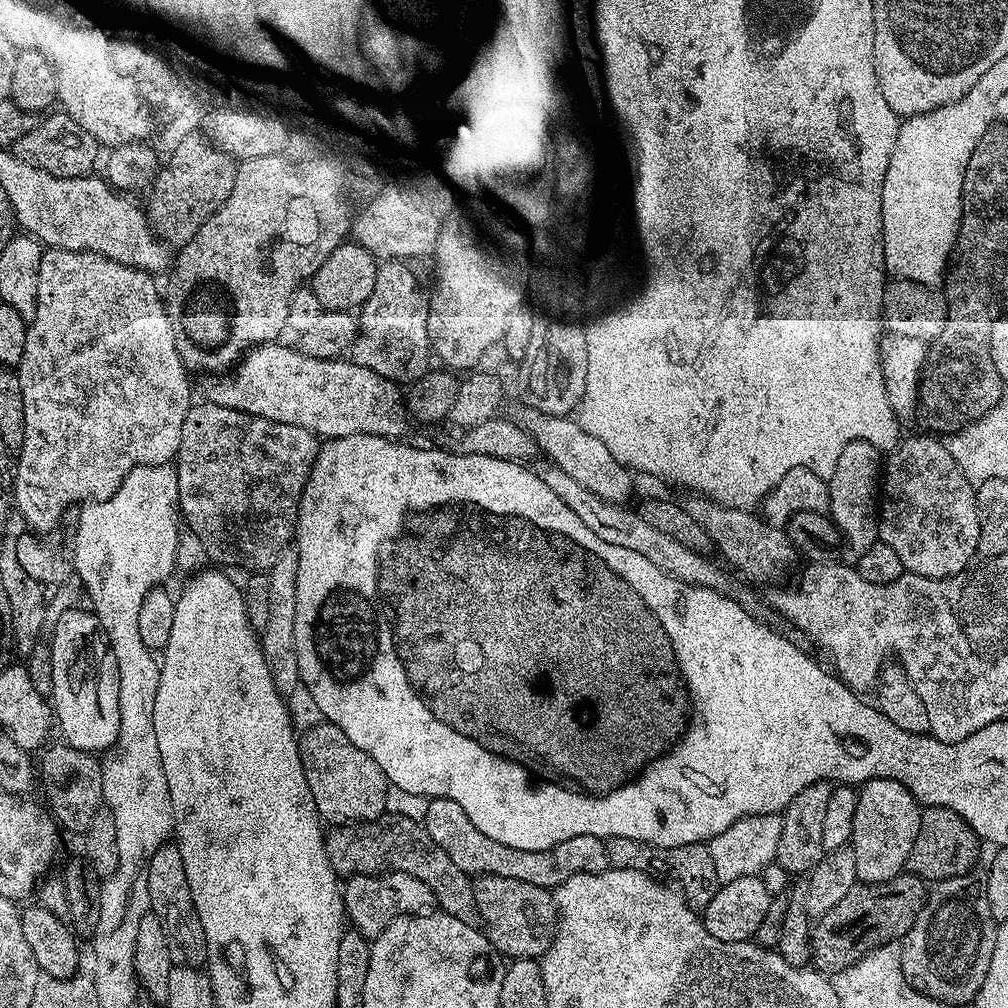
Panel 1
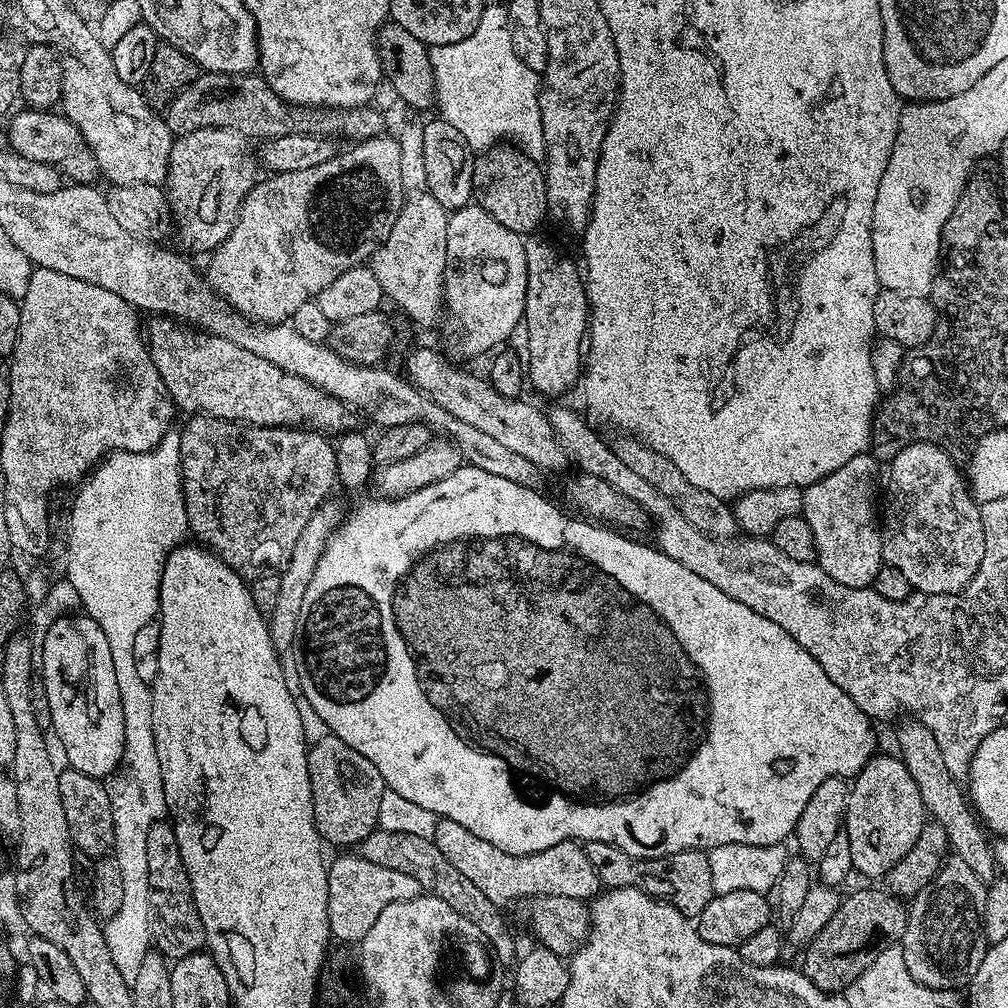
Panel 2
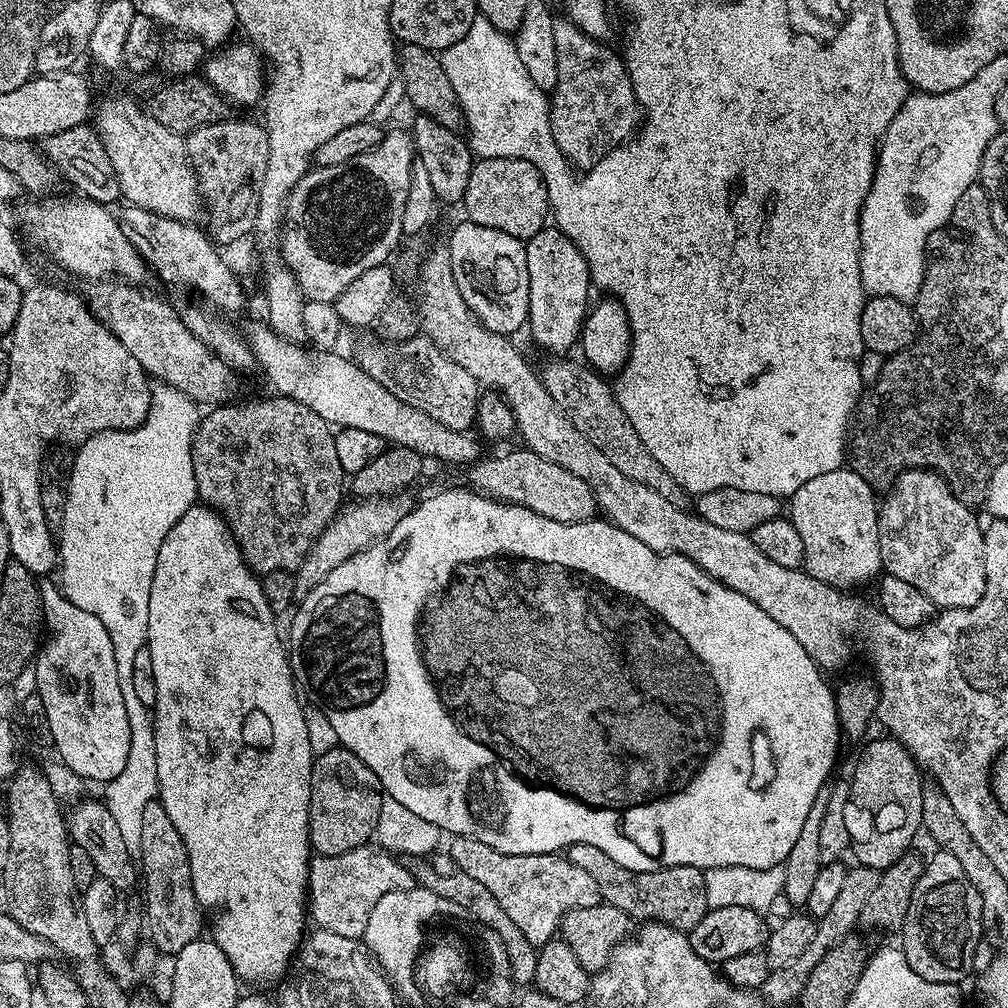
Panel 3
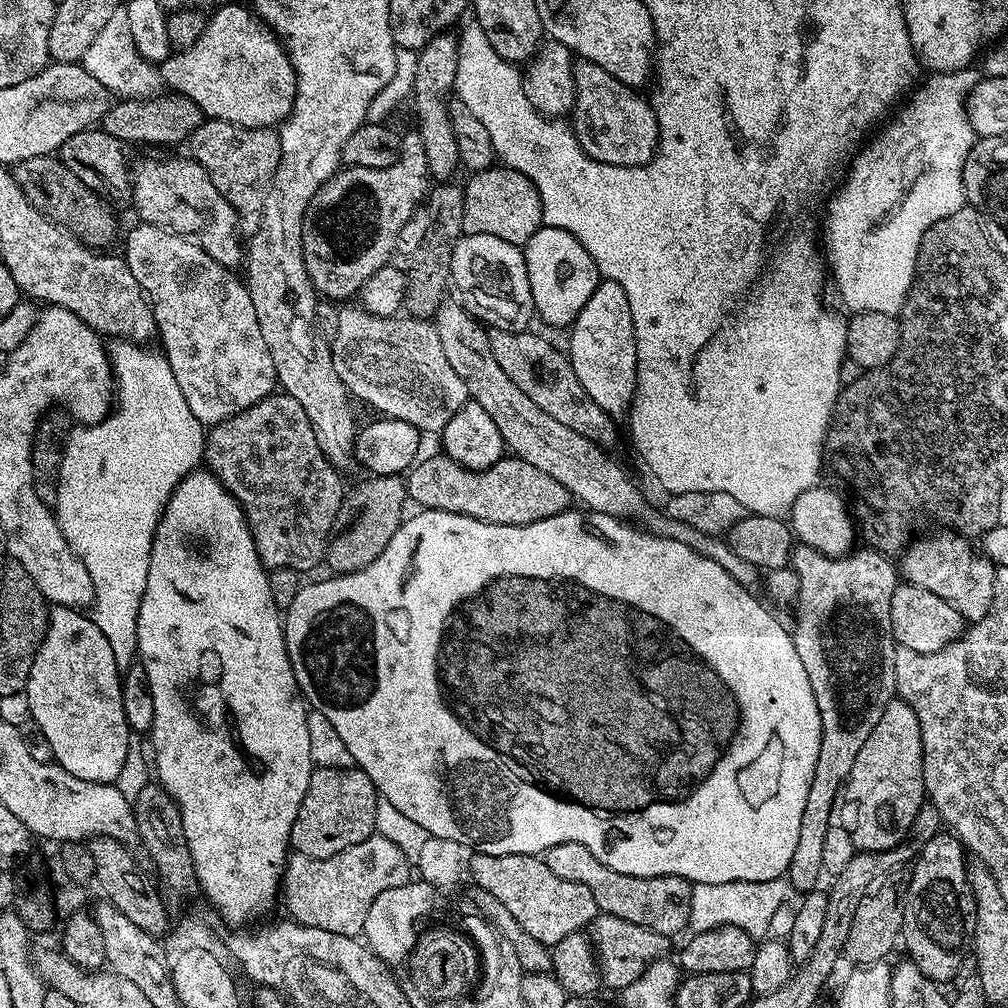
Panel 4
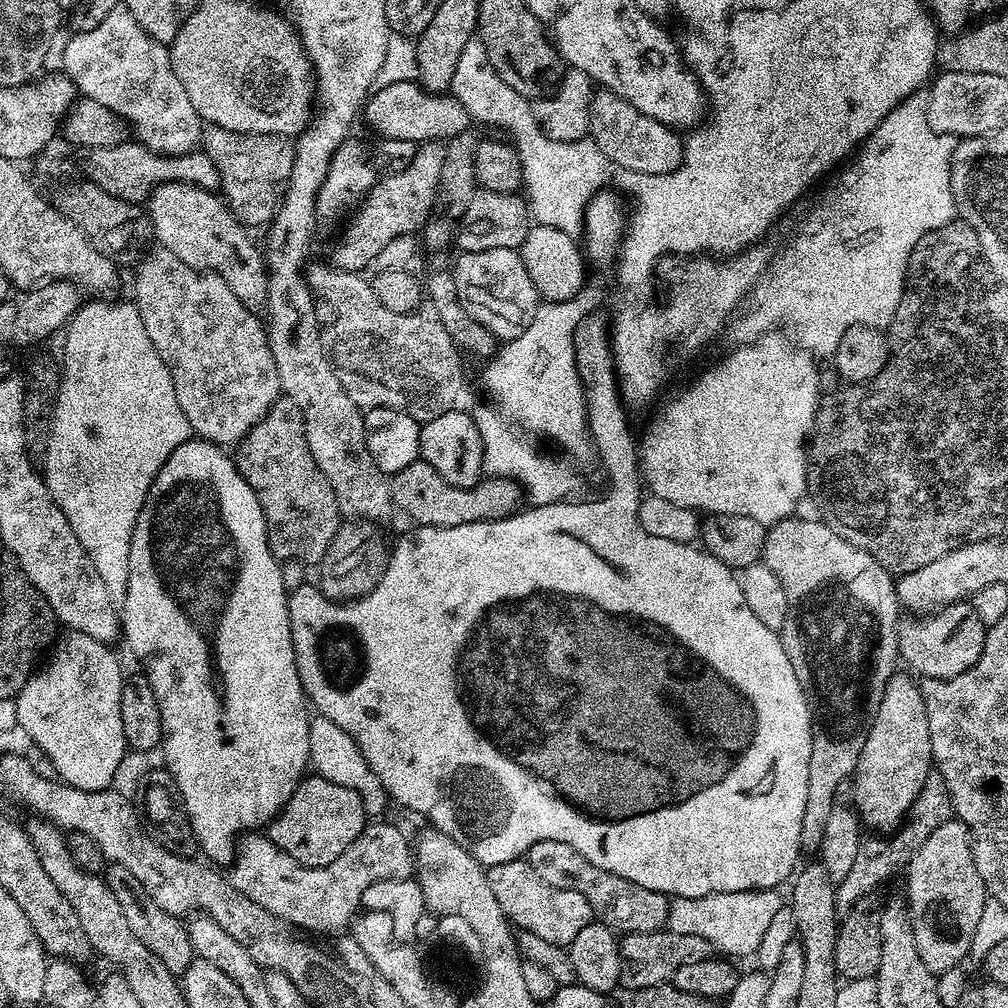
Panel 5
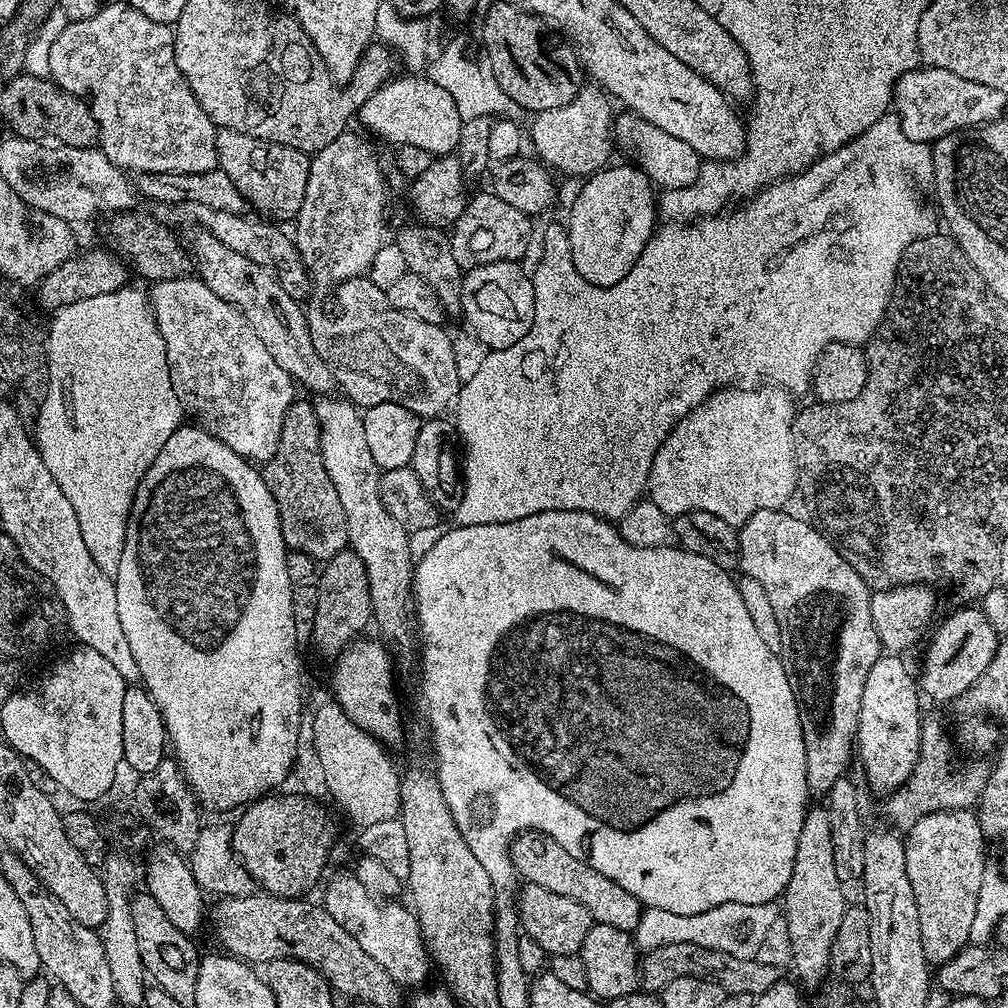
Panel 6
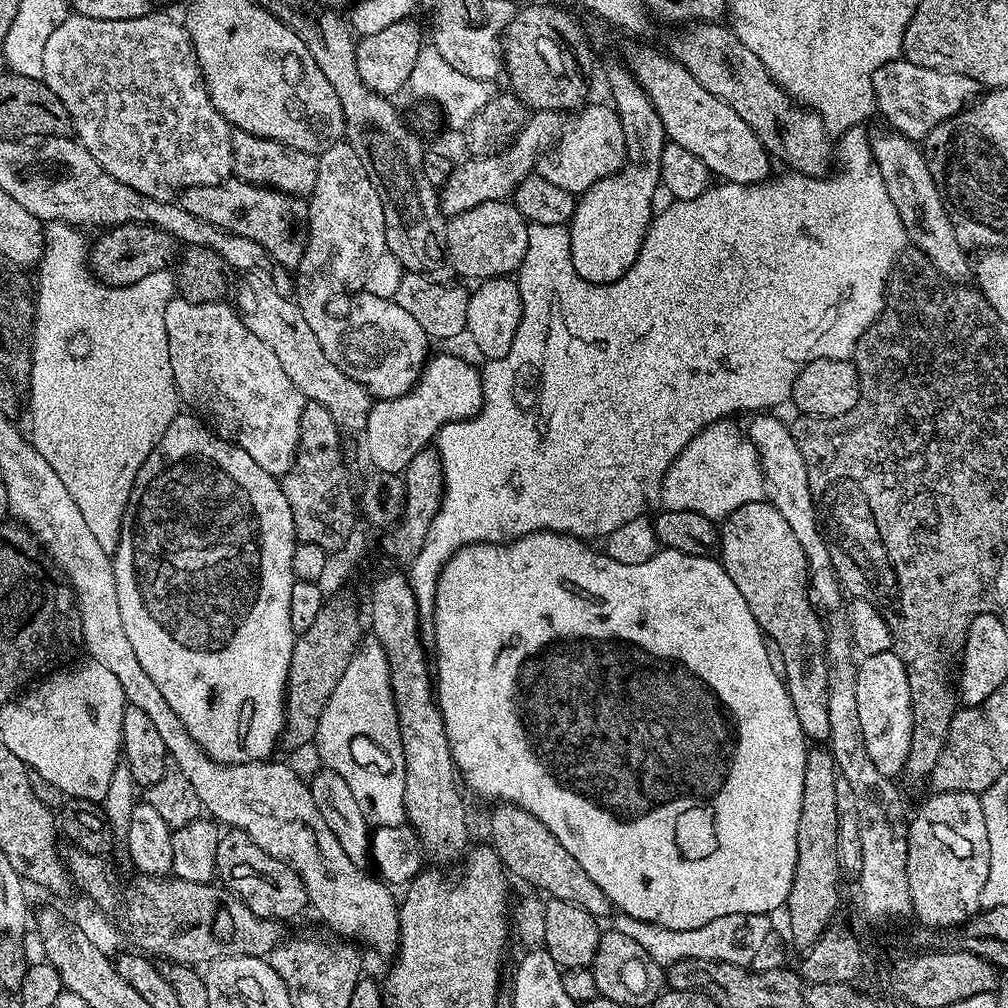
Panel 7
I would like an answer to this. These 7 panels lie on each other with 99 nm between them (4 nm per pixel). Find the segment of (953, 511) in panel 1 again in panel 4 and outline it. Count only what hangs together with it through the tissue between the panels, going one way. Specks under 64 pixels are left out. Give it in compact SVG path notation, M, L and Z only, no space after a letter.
M951 530L936 531L940 532L932 532L929 536L917 535L903 549L899 557L901 560L898 560L899 575L907 583L922 586L922 590L930 590L930 594L938 594L938 598L950 602L950 606L954 606L965 621L986 618L994 598L996 565L977 549L977 553L972 549L973 541L969 537Z

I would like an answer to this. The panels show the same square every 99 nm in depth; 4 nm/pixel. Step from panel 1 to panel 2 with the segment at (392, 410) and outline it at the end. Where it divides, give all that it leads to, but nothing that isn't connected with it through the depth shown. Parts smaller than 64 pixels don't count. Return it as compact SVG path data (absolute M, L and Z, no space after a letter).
M157 315L155 318L149 319L146 324L146 339L148 341L148 353L152 355L154 366L158 366L158 372L162 374L162 380L166 386L168 393L172 396L172 403L177 409L180 408L184 414L195 414L198 416L213 416L219 420L234 420L238 424L251 424L254 428L302 428L311 430L321 434L343 434L349 430L355 429L357 413L348 405L344 404L338 398L334 398L330 394L326 394L321 388L315 388L310 382L306 382L302 378L298 378L294 374L290 374L286 370L282 370L278 366L274 366L274 362L266 362L266 358L258 358L258 354L254 354L250 350L242 350L242 346L238 346L234 342L230 342L221 336L209 336L208 333L199 330L193 330L191 327L185 326L183 323L177 322L175 319L167 316Z

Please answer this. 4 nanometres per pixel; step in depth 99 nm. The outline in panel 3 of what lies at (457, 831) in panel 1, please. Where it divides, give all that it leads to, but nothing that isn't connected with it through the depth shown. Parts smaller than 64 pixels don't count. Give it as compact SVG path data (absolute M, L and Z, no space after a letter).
M452 836L446 853L459 871L470 874L474 882L486 886L494 894L498 906L518 925L518 930L530 938L534 945L548 943L557 935L560 920L570 910L601 903L598 882L586 874L586 870L574 866L567 855L546 854L502 854L486 842L478 842L476 836Z

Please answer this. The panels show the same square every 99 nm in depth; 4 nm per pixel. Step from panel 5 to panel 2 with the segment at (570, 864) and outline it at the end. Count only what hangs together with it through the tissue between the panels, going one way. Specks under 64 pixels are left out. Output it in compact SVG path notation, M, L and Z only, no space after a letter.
M590 840L584 844L584 849L586 856L590 858L590 864L594 866L594 872L598 874L600 883L605 889L640 888L649 896L655 896L657 900L668 901L683 916L689 918L700 917L702 910L706 910L706 906L716 895L714 881L710 878L707 851L686 850L653 860L638 860L636 857L626 854L626 850L622 850L610 842Z

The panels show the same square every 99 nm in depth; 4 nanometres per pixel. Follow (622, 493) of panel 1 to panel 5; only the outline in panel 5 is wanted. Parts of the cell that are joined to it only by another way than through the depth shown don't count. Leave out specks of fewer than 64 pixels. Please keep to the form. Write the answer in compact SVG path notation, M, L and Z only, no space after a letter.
M312 262L307 265L308 289L317 301L327 304L332 310L333 322L329 329L332 338L329 334L326 351L328 361L332 363L346 394L354 398L361 410L395 408L419 422L433 420L438 418L438 414L453 411L464 392L464 372L455 360L458 355L456 343L450 334L446 334L440 321L425 314L393 314L382 306L382 302L378 302L371 283L363 280L365 277L361 273L343 272L338 267L325 264Z

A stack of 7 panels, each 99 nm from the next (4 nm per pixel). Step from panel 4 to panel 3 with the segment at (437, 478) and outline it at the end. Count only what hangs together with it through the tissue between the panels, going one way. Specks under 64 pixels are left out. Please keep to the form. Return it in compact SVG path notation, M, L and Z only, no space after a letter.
M517 448L517 452L504 452L489 460L477 460L467 469L467 487L482 496L498 500L501 504L517 504L526 510L534 510L534 514L550 518L554 522L577 524L597 519L596 499L590 486L586 486L582 478L570 474L570 470L562 470L562 466L555 462L546 462L546 458L534 454L528 448Z

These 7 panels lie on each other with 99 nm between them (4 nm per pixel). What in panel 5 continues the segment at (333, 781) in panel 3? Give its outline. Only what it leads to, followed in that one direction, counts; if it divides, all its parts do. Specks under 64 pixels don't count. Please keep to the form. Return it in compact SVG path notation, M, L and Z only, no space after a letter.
M308 774L301 780L294 794L290 794L290 802L286 802L284 809L272 819L271 824L267 825L266 835L274 846L290 854L290 858L294 858L297 864L305 864L307 868L317 868L334 862L334 858L338 858L338 854L342 854L342 850L346 850L346 846L350 846L354 838L364 833L369 820L362 798L354 790L350 790L348 786L338 786L338 782L330 782L321 776Z

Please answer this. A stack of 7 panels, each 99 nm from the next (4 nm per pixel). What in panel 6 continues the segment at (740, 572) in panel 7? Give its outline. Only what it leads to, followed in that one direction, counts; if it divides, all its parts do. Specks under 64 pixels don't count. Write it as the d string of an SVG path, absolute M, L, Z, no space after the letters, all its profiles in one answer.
M759 508L744 524L739 525L740 533L740 562L739 571L745 576L754 578L766 590L770 603L774 606L774 613L781 624L781 650L784 669L788 675L790 686L796 695L796 705L800 711L800 725L802 726L802 738L806 746L806 782L809 793L813 797L827 797L830 786L838 782L849 771L848 763L854 760L854 749L856 748L856 731L858 730L858 718L862 710L862 694L866 686L866 678L870 675L870 668L882 655L878 630L874 630L874 618L872 617L872 594L873 589L869 588L867 582L850 566L850 562L837 550L835 544L820 531L815 523L803 520L800 516L791 516L788 510L777 510L774 508Z

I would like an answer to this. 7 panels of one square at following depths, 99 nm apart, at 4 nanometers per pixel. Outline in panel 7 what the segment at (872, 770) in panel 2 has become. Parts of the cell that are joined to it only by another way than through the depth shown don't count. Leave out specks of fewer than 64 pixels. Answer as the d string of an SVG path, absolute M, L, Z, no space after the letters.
M895 650L879 652L863 657L856 669L858 686L858 718L862 722L862 738L878 771L893 778L899 777L910 754L912 737L912 707L910 706L910 682L906 678L906 666Z

